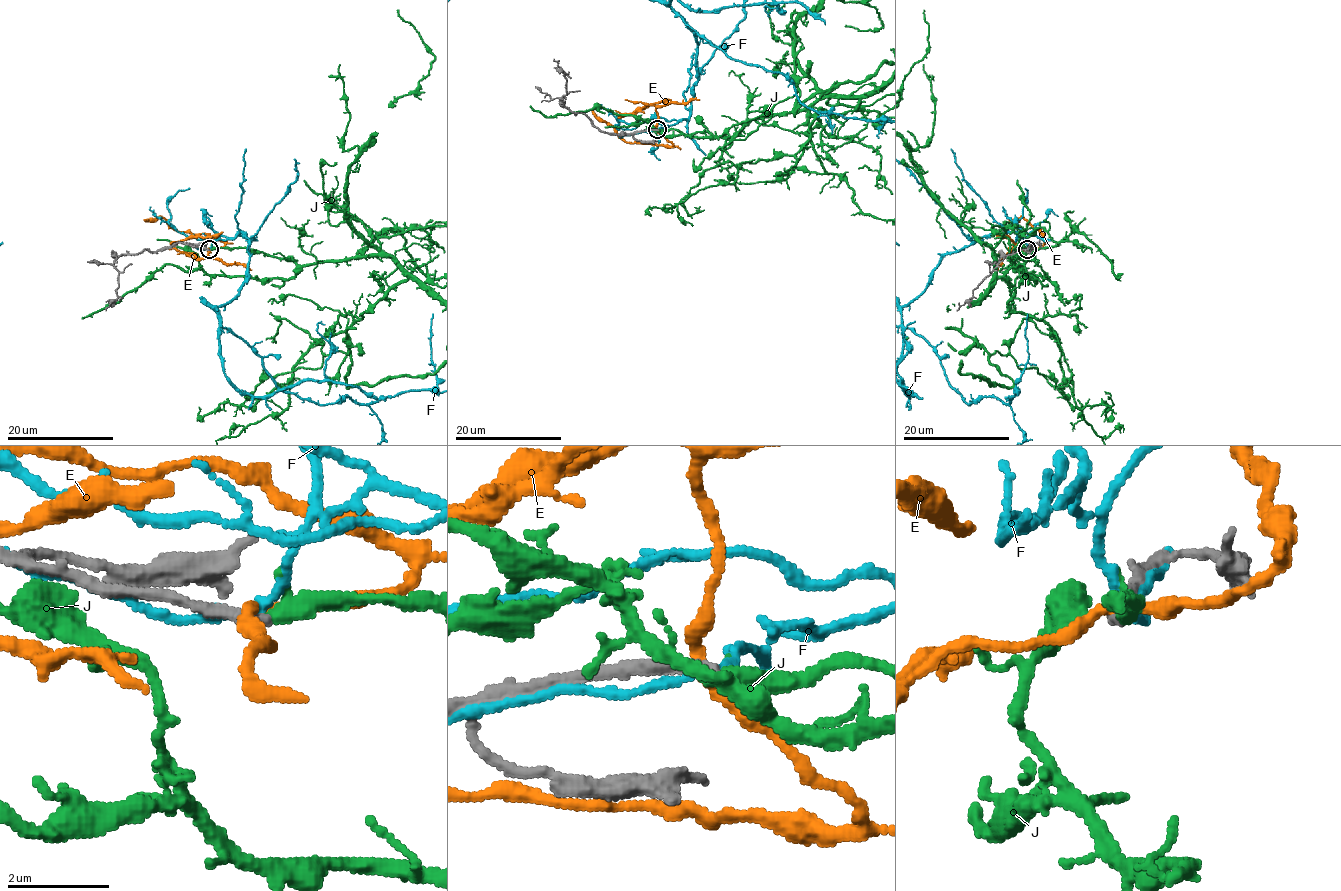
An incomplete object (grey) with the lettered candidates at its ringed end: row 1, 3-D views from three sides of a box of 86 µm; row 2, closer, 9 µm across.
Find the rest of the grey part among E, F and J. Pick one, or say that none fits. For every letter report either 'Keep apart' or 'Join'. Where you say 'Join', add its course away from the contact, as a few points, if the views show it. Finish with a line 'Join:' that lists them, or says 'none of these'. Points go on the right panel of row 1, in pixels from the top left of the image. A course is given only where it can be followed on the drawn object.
E: Keep apart
F: Keep apart
J: Join
Join: J

